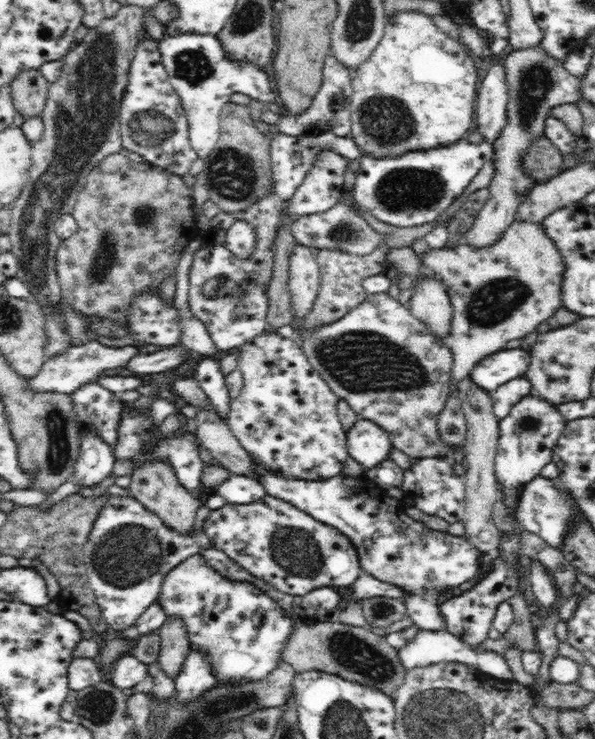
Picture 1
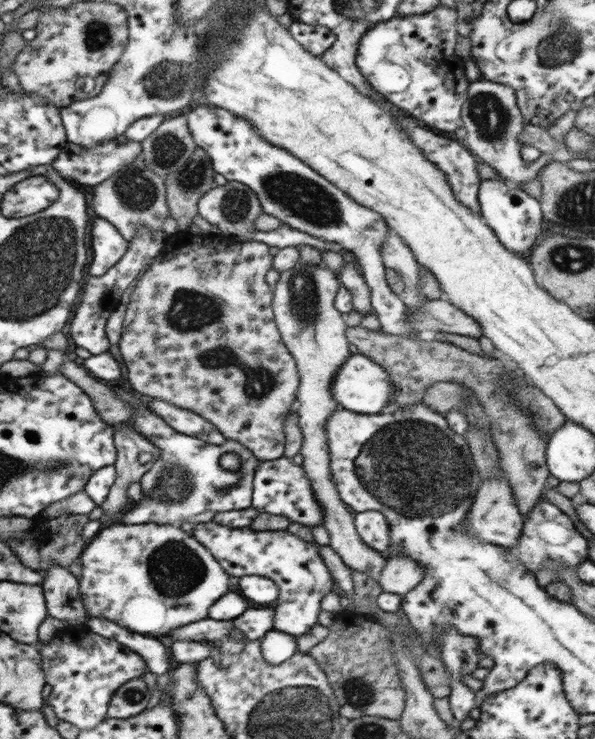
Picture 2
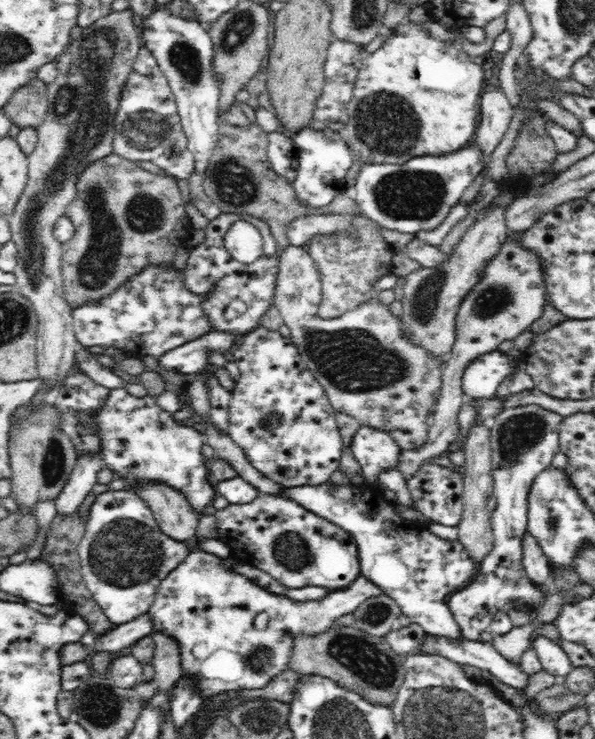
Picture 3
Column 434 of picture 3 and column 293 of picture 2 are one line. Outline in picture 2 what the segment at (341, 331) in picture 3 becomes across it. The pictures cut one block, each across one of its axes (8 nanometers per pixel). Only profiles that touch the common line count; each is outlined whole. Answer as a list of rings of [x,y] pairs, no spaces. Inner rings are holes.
[[[190,234],[188,242],[176,242],[172,248],[163,248],[155,261],[146,269],[140,282],[130,294],[130,302],[126,306],[123,320],[123,329],[118,347],[122,360],[128,369],[128,384],[139,396],[144,399],[159,398],[174,406],[179,406],[199,414],[210,424],[213,424],[227,439],[234,440],[244,445],[254,453],[260,461],[276,460],[285,454],[284,423],[287,414],[297,405],[297,388],[299,385],[299,372],[294,357],[284,346],[280,331],[275,323],[273,313],[273,291],[266,283],[266,272],[272,268],[273,256],[268,251],[267,244],[263,242],[238,241],[228,244],[217,241],[213,237],[202,234]]]

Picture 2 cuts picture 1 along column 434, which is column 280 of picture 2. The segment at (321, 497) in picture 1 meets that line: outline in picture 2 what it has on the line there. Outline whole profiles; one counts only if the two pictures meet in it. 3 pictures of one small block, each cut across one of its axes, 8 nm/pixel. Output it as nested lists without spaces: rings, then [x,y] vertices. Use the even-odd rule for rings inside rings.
[[[214,521],[195,523],[192,535],[207,547],[230,577],[264,576],[276,584],[279,594],[274,607],[274,630],[298,638],[319,624],[322,600],[332,593],[334,584],[322,559],[320,544],[306,542],[286,529],[254,531],[249,526],[232,528]]]

